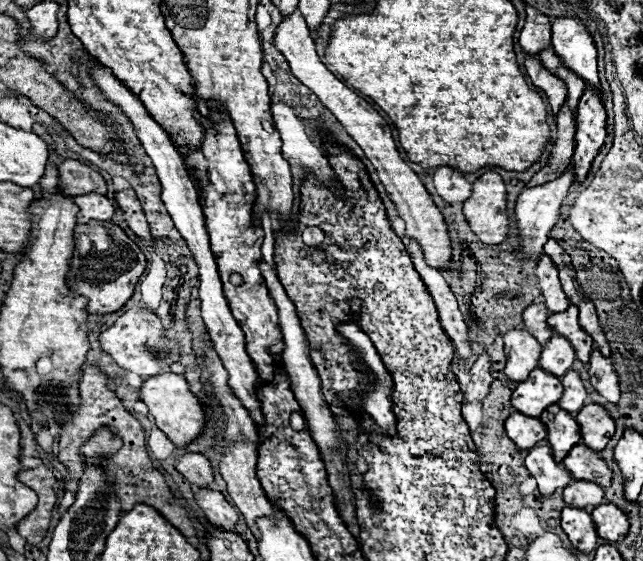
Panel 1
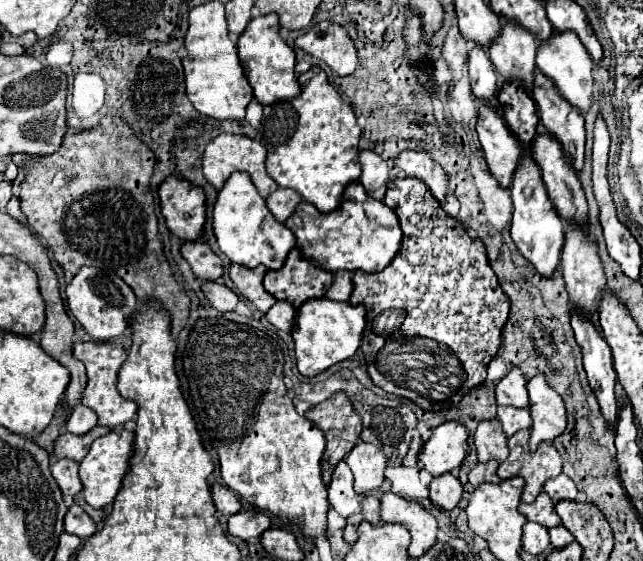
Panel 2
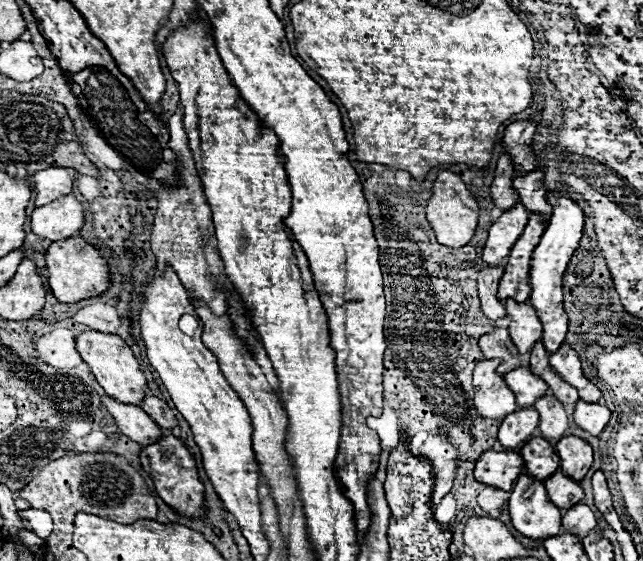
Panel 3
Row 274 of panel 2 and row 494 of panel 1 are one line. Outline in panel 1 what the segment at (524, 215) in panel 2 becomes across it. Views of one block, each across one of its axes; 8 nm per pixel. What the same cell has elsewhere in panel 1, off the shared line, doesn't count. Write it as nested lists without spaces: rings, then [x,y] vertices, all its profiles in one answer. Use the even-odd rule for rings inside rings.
[[[534,446],[526,456],[526,468],[538,480],[538,490],[542,496],[554,494],[558,488],[570,484],[572,476],[568,474],[566,466],[556,462],[552,456],[550,446]]]

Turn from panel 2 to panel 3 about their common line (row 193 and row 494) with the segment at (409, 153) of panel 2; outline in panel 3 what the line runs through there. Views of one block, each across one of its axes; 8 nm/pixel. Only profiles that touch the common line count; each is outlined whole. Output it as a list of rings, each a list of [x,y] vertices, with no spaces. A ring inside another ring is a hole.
[[[428,436],[420,446],[418,456],[426,458],[434,470],[434,488],[432,488],[432,508],[450,492],[454,474],[456,474],[456,448],[440,436]]]

